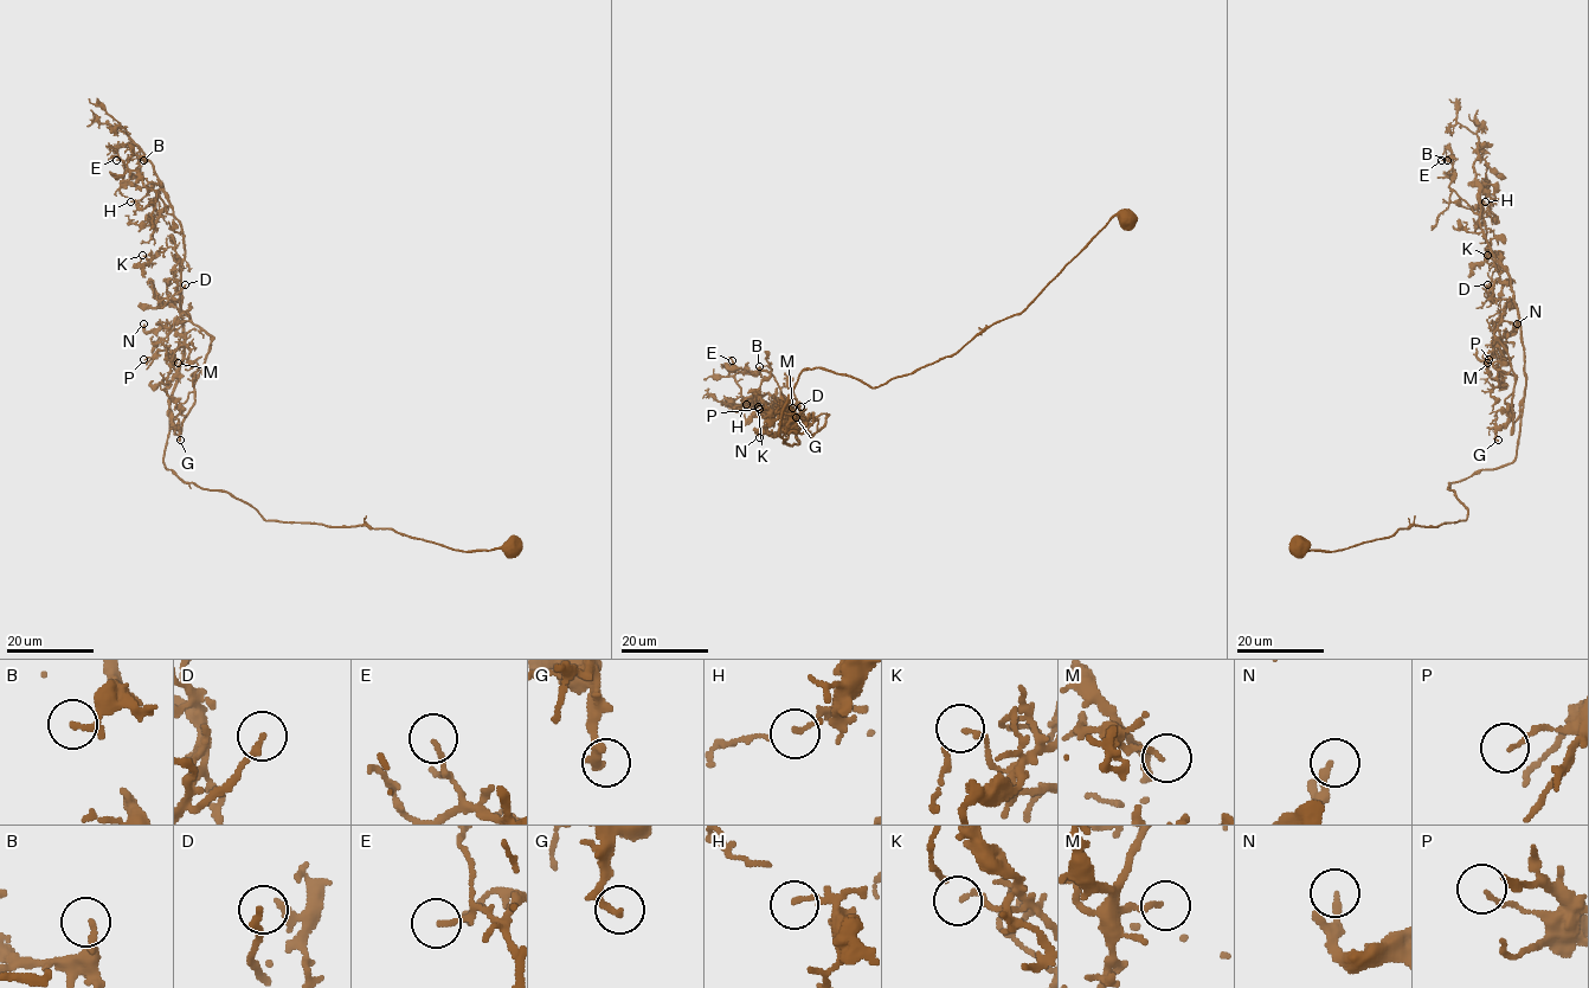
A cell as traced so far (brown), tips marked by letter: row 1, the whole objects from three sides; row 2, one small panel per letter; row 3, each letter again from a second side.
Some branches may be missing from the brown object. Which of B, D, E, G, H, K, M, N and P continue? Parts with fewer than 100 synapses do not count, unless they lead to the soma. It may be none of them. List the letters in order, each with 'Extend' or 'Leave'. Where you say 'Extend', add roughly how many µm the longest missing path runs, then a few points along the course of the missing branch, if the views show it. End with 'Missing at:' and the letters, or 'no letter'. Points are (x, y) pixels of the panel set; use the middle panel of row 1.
B: Leave
D: Leave
E: Leave
G: Leave
H: Leave
K: Leave
M: Leave
N: Leave
P: Leave
Missing at: no letter

